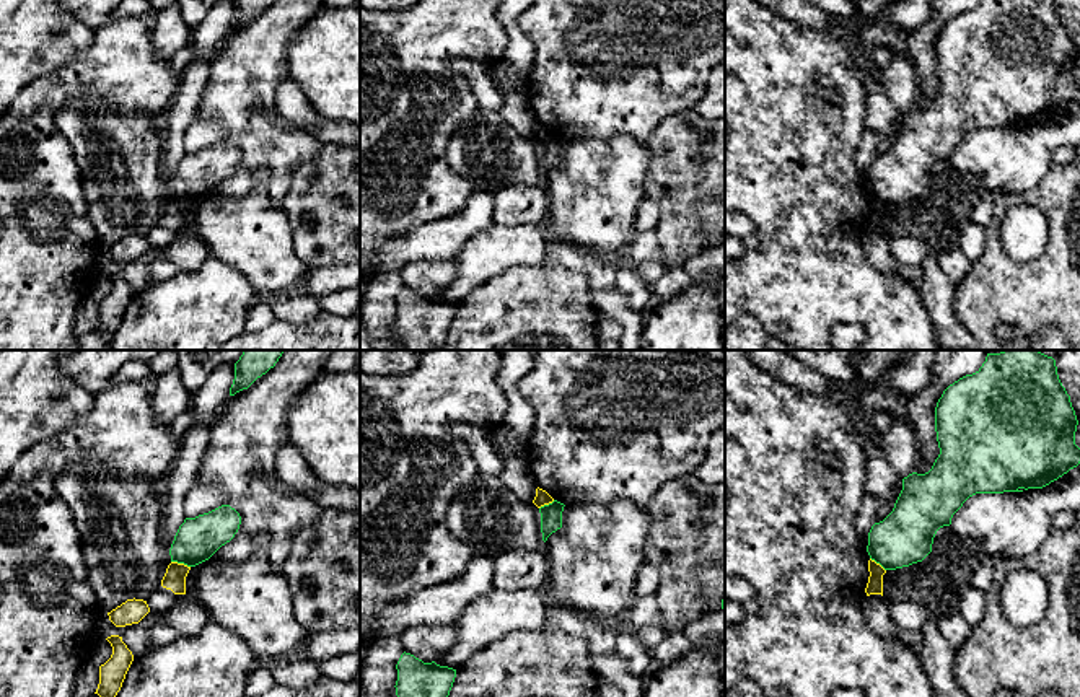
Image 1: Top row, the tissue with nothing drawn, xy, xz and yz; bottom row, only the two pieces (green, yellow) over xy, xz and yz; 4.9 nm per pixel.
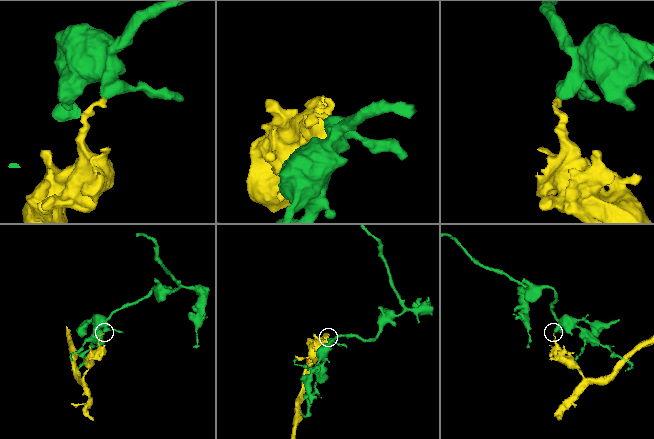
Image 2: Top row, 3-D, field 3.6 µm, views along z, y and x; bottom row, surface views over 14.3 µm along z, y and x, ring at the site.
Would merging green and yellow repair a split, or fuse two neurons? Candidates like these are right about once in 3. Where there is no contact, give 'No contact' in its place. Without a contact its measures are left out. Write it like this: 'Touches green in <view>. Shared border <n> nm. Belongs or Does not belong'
Touches green in xy. Shared border 100 nm. Does not belong

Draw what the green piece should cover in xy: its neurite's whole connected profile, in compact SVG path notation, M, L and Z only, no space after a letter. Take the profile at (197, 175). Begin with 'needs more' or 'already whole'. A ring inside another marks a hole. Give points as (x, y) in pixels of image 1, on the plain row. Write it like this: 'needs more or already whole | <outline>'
already whole | M222 140L195 153L186 153L169 184L171 197L195 202L230 178L241 160L239 148Z

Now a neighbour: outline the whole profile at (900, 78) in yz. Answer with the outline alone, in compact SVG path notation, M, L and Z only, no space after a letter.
M893 54L888 67L880 73L883 90L889 103L901 112L907 112L917 101L917 72L907 55Z

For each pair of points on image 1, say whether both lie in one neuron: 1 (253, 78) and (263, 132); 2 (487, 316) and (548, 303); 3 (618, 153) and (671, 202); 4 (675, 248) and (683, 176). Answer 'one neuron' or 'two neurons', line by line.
1: one neuron
2: one neuron
3: two neurons
4: one neuron

